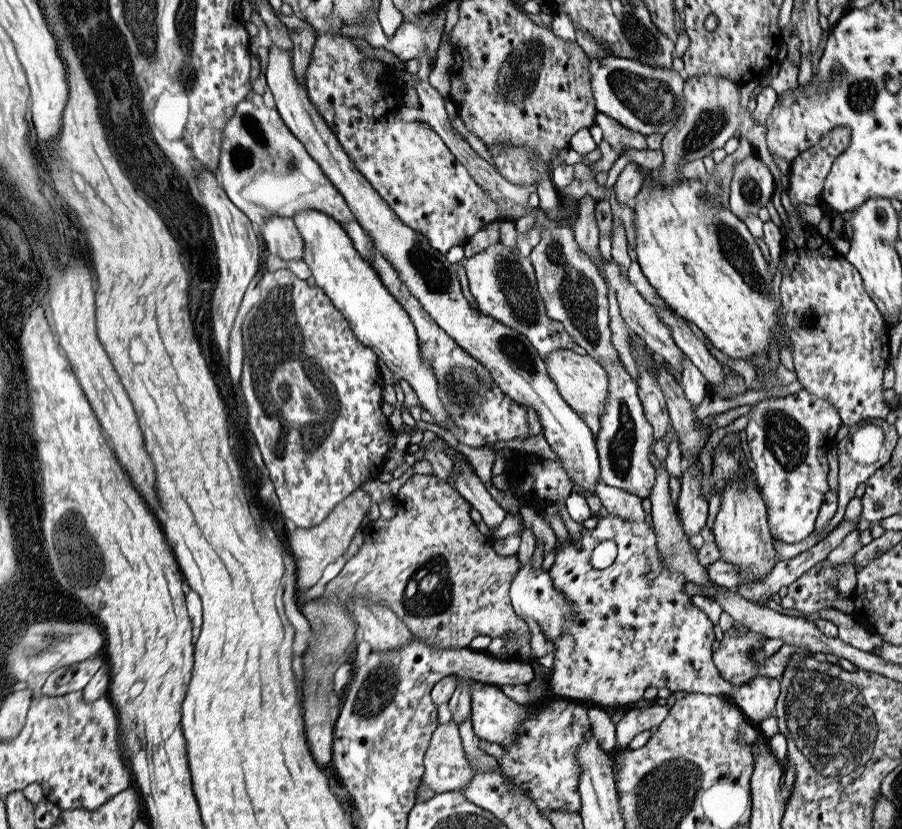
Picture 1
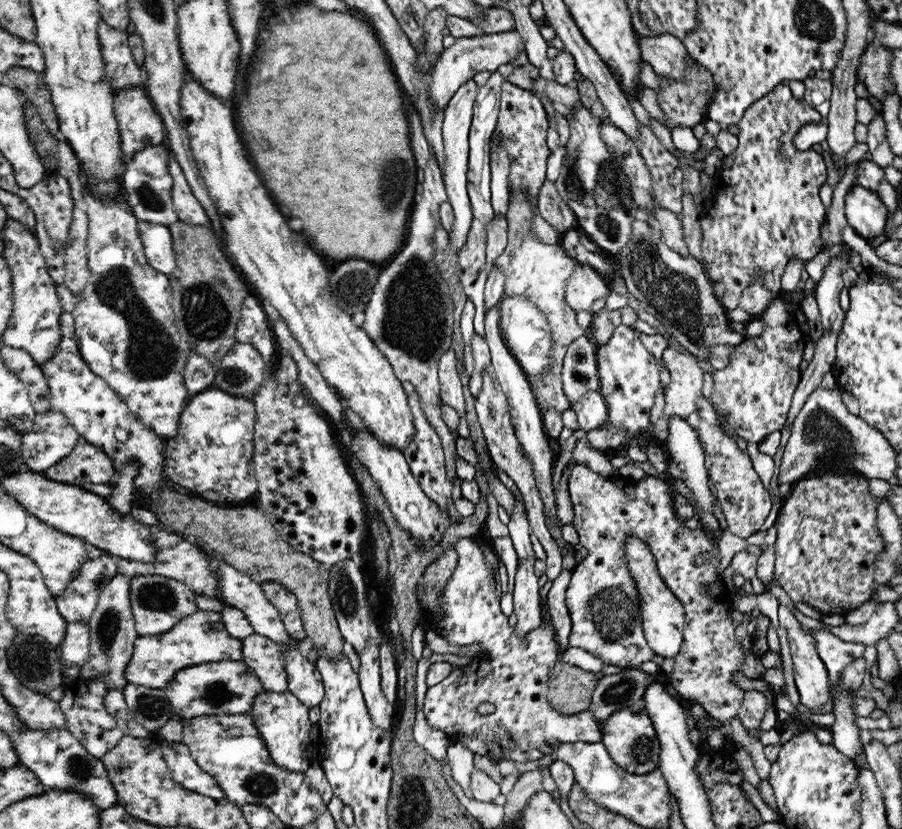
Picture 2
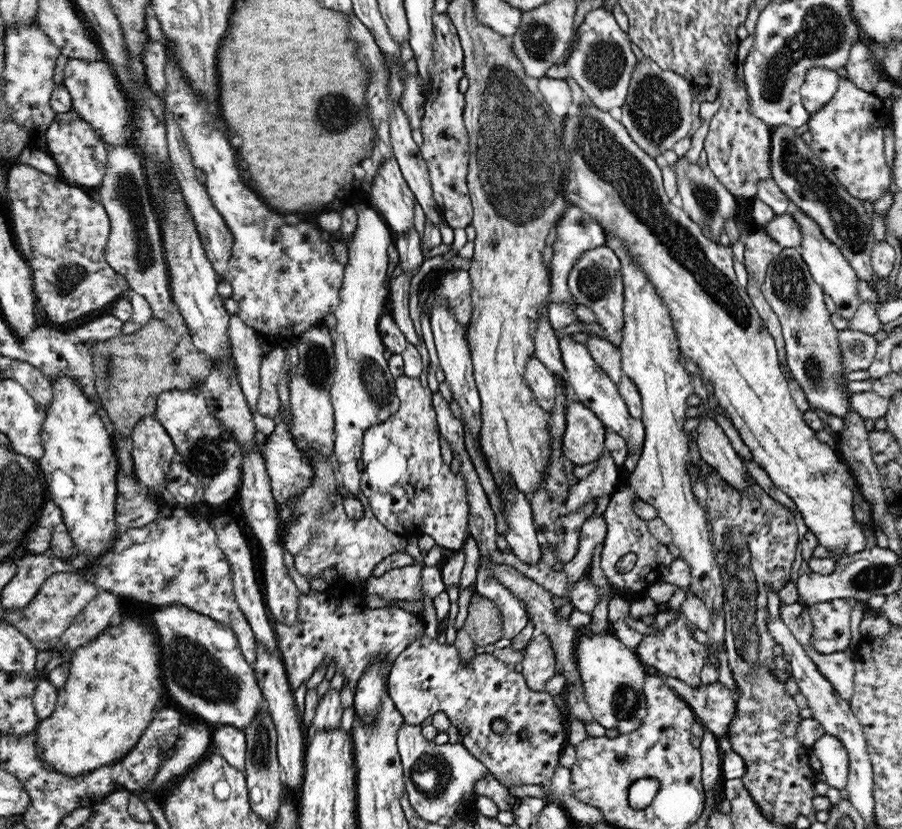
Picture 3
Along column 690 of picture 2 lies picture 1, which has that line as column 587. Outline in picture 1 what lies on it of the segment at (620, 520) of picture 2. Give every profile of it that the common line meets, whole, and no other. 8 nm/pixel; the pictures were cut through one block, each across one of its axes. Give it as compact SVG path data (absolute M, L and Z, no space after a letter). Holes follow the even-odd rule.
M609 514L605 518L597 518L595 528L581 530L579 540L567 542L563 548L557 550L557 556L549 568L549 576L553 578L553 588L565 600L573 604L573 624L557 638L551 640L553 644L553 668L549 672L549 690L551 696L563 696L569 702L581 702L589 700L595 702L601 710L627 710L631 706L641 704L641 696L645 688L669 688L671 694L677 690L683 690L687 694L709 694L719 696L727 694L731 696L731 702L737 704L737 708L745 714L749 724L755 728L761 720L769 718L775 710L777 700L781 698L781 682L775 678L757 676L749 684L735 686L721 678L721 674L715 668L715 662L711 660L711 644L715 642L713 636L713 624L707 620L707 616L695 608L681 588L687 584L685 576L681 572L667 572L663 568L663 562L659 562L659 552L655 548L655 532L651 520L633 522L633 520L621 520L615 514ZM613 540L617 544L617 556L609 568L595 570L589 562L589 556L593 548L603 542Z

